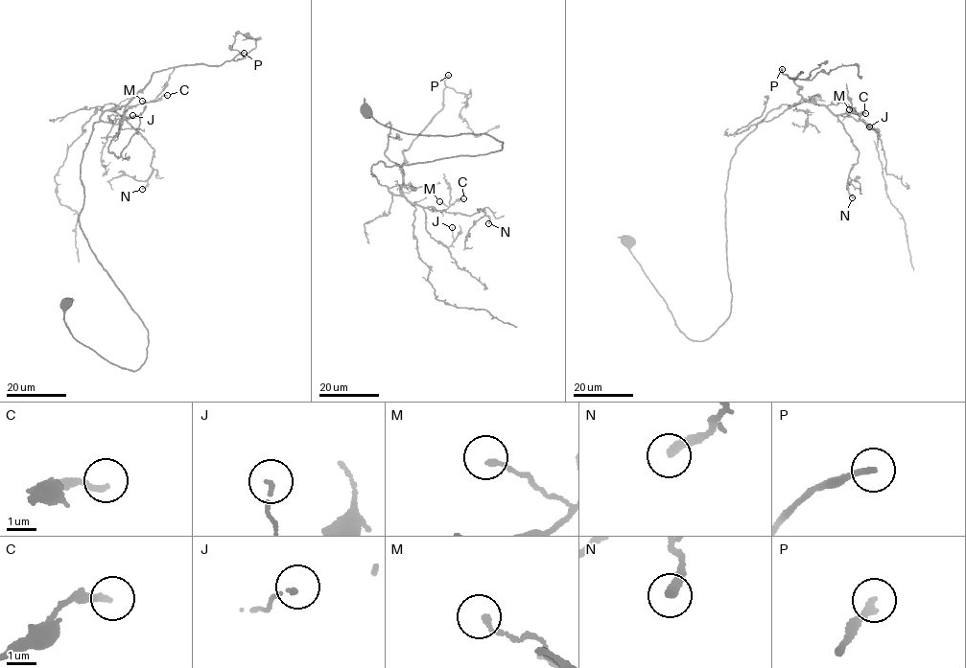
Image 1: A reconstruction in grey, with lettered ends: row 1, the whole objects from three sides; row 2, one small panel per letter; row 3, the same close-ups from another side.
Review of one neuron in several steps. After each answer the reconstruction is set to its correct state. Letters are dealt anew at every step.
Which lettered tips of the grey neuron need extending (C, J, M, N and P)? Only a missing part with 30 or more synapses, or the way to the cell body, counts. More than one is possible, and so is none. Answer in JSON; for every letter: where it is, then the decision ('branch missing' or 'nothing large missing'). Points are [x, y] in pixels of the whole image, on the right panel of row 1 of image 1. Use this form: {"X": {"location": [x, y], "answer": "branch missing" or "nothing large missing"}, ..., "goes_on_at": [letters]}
{"C": {"location": [865, 113], "answer": "nothing large missing"}, "J": {"location": [869, 126], "answer": "nothing large missing"}, "M": {"location": [849, 109], "answer": "nothing large missing"}, "N": {"location": [852, 197], "answer": "nothing large missing"}, "P": {"location": [782, 69], "answer": "branch missing"}, "goes_on_at": ["P"]}

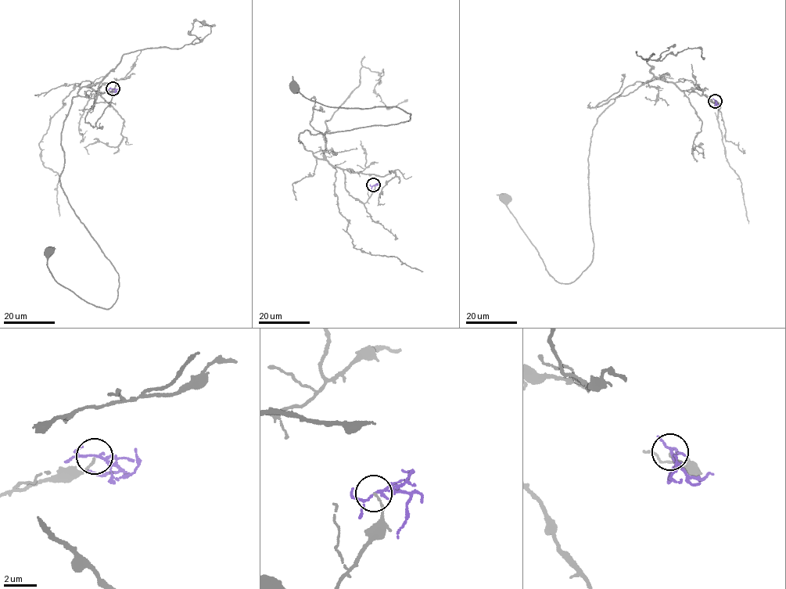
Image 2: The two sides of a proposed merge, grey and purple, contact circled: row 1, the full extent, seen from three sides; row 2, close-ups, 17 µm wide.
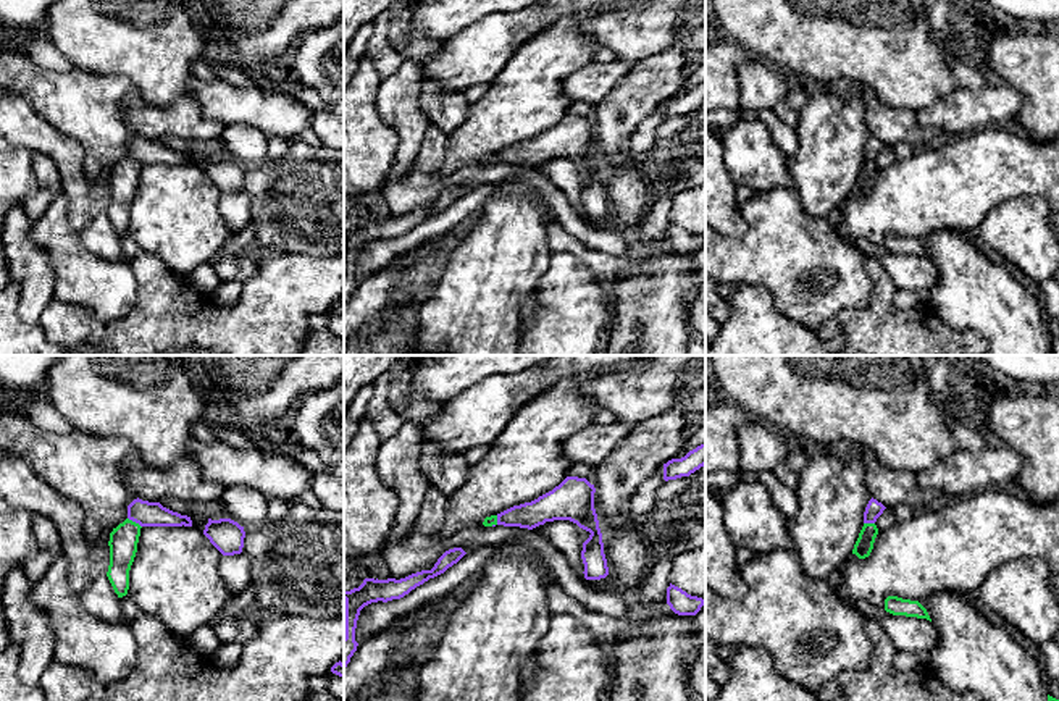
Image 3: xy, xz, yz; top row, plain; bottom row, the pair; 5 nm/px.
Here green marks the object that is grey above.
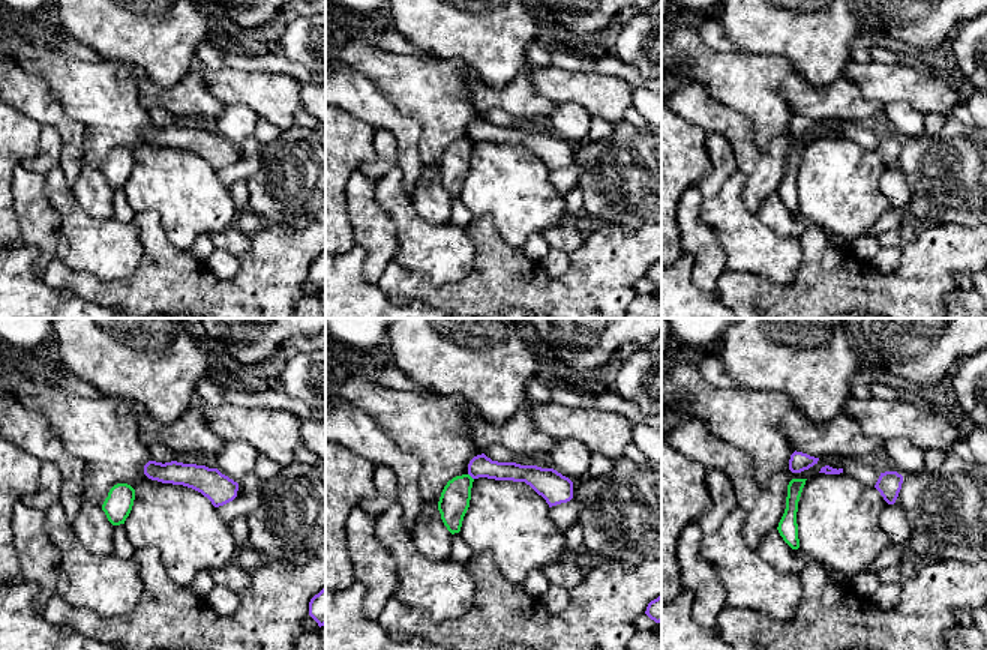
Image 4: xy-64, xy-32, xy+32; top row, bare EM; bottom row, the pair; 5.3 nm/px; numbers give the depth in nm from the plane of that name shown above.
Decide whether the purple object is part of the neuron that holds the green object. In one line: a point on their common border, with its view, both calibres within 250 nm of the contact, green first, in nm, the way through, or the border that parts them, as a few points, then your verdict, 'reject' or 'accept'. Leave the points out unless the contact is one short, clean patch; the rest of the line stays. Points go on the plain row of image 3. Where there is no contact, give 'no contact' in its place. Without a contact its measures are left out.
contact xy (134, 160); calibres 140 and 130 nm; border xy (128, 155), (141, 165); reject

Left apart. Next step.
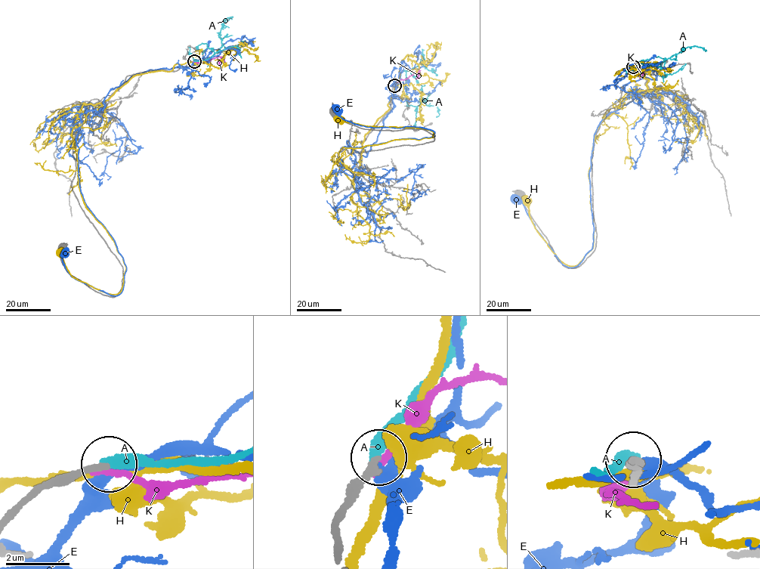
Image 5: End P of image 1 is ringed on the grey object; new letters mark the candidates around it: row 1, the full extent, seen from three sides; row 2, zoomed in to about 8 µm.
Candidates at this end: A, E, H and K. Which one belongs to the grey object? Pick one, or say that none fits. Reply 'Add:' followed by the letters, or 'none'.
Add: none

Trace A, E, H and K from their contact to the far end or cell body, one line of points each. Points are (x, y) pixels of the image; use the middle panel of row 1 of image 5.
A: (394, 85), (401, 71), (409, 70), (421, 86), (421, 96), (426, 104), (437, 106), (439, 114), (437, 117)
E: (395, 86), (376, 140), (363, 156), (347, 141), (343, 168), (344, 146), (434, 137), (338, 108)
H: (395, 86), (366, 133), (358, 173), (351, 180), (341, 171), (343, 146), (434, 137), (339, 121)
K: (394, 86), (399, 80), (409, 78), (416, 71), (418, 75), (415, 78)

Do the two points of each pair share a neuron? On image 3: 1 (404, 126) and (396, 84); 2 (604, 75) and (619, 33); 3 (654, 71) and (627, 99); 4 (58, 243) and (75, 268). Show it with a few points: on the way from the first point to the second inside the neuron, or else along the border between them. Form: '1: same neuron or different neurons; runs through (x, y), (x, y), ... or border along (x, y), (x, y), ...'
1: same neuron; runs through (404, 117), (399, 109), (399, 94)
2: different neurons; border along (617, 60), (628, 67)
3: same neuron; runs through (648, 78), (633, 92)
4: same neuron; runs through (65, 249), (70, 262)

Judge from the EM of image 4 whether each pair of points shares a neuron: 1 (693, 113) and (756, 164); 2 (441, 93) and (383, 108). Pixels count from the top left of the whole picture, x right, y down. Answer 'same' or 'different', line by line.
1: same
2: different

